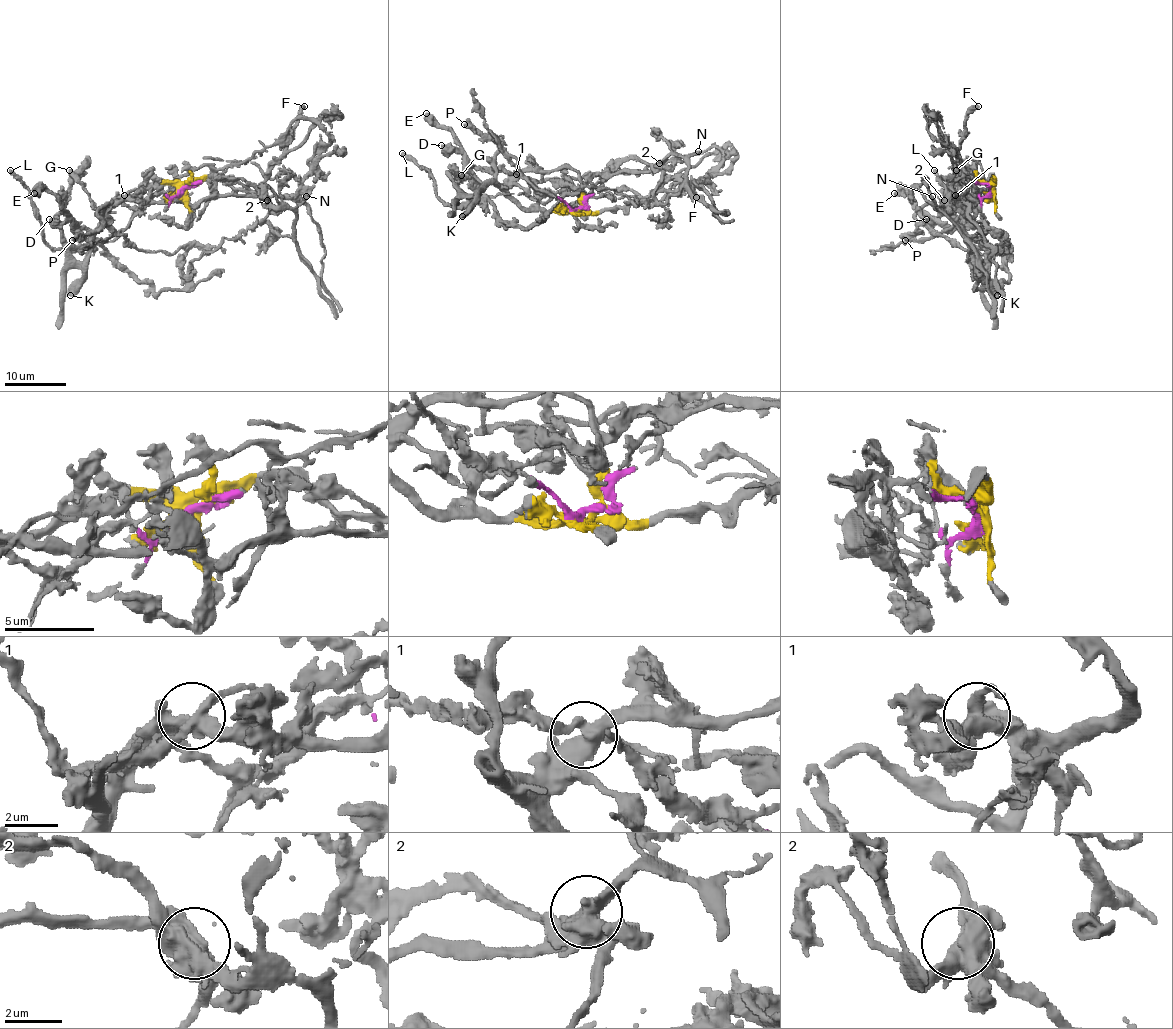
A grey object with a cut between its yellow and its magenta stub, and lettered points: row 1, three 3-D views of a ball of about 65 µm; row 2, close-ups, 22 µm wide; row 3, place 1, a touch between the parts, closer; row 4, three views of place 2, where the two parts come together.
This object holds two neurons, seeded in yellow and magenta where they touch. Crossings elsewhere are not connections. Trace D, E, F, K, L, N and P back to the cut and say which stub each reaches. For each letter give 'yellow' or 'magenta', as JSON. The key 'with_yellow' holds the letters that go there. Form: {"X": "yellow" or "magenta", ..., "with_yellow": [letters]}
{"D": "yellow", "E": "yellow", "F": "yellow", "K": "yellow", "L": "yellow", "N": "magenta", "P": "yellow", "with_yellow": ["D", "E", "F", "K", "L", "P"]}

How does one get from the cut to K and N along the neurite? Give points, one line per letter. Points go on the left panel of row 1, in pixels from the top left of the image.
K: (186, 188), (175, 183), (152, 183), (125, 195), (108, 209), (105, 222), (93, 239), (87, 279), (70, 296)
N: (184, 189), (164, 194), (206, 165), (212, 174), (243, 178), (280, 208), (297, 208), (306, 195)

